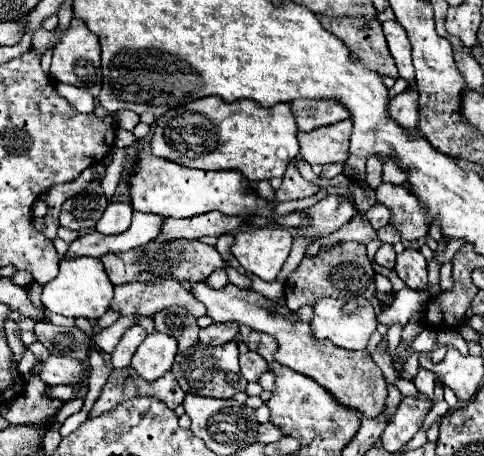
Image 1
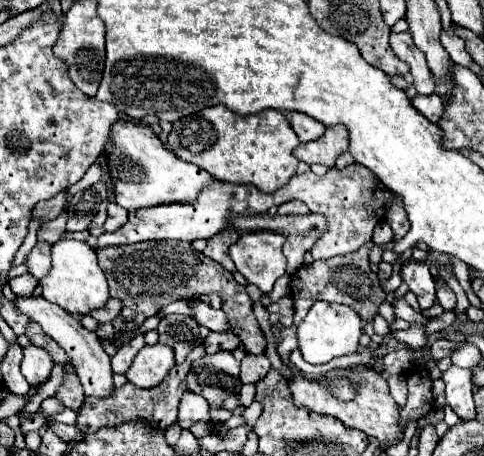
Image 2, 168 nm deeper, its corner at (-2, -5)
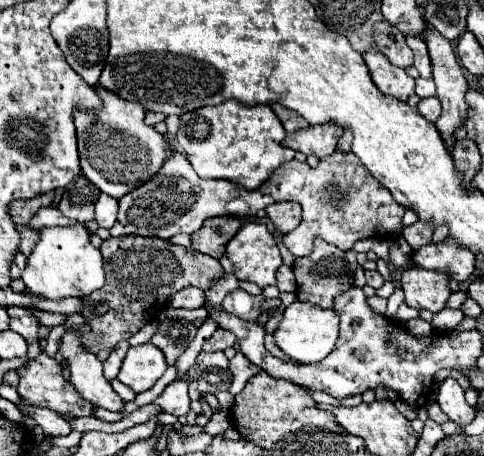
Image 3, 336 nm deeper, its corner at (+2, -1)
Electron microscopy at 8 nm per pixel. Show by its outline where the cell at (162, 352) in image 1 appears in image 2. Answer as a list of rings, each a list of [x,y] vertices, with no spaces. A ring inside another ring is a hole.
[[[144,345],[126,371],[126,379],[138,389],[150,389],[160,385],[172,367],[174,353],[168,349],[168,345]]]

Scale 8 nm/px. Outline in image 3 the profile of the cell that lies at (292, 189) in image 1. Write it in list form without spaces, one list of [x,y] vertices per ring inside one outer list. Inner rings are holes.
[[[280,201],[280,203],[272,203],[266,207],[268,217],[272,219],[272,223],[282,231],[288,233],[292,229],[298,227],[298,223],[302,221],[302,205],[294,203],[294,201]]]

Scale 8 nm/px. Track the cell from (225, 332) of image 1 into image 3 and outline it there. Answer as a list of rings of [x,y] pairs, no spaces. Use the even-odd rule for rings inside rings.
[[[216,329],[214,335],[204,343],[204,351],[224,351],[226,347],[232,347],[236,343],[236,335],[228,333],[224,329]]]

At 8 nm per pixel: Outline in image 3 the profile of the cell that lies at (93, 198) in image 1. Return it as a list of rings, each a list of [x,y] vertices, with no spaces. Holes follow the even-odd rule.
[[[80,175],[76,181],[72,181],[62,195],[62,201],[58,205],[60,213],[64,217],[76,219],[80,223],[88,223],[94,219],[94,205],[100,195],[100,189],[92,185],[84,175]]]

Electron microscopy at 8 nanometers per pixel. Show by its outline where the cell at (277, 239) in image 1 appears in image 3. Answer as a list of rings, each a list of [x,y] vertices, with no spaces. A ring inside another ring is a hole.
[[[248,221],[226,245],[226,257],[234,265],[240,281],[252,281],[258,287],[276,285],[276,269],[282,257],[272,233],[262,223]]]

